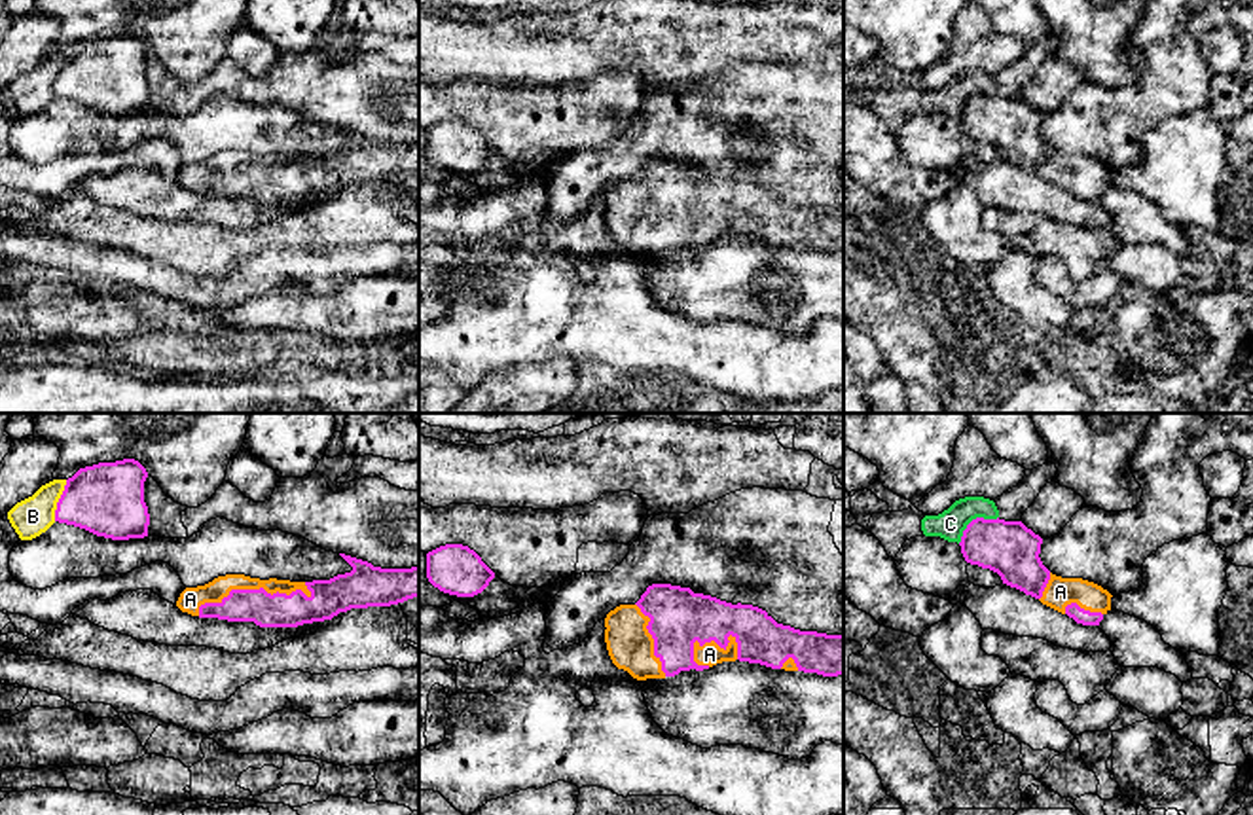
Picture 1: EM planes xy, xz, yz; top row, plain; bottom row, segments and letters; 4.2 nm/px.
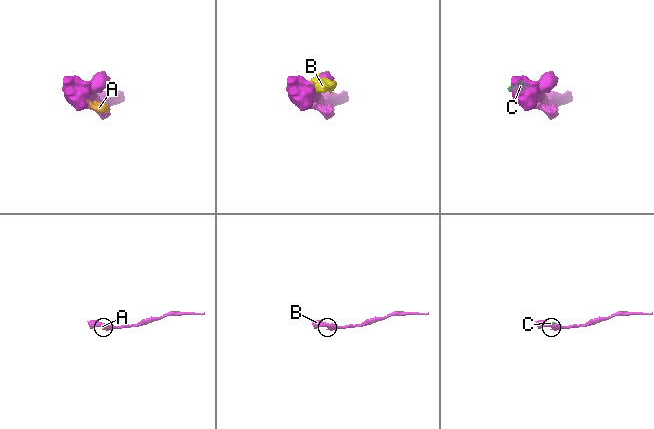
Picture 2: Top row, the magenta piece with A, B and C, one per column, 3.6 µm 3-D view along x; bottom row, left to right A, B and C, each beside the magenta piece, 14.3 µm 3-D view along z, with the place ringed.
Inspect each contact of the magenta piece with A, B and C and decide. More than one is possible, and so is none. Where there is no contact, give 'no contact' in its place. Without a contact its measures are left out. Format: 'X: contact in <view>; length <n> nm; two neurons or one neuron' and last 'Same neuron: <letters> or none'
A: contact in xy; length 500 nm; one neuron
B: contact in xy; length 190 nm; two neurons
C: contact in yz; length 200 nm; two neurons
Same neuron: A

